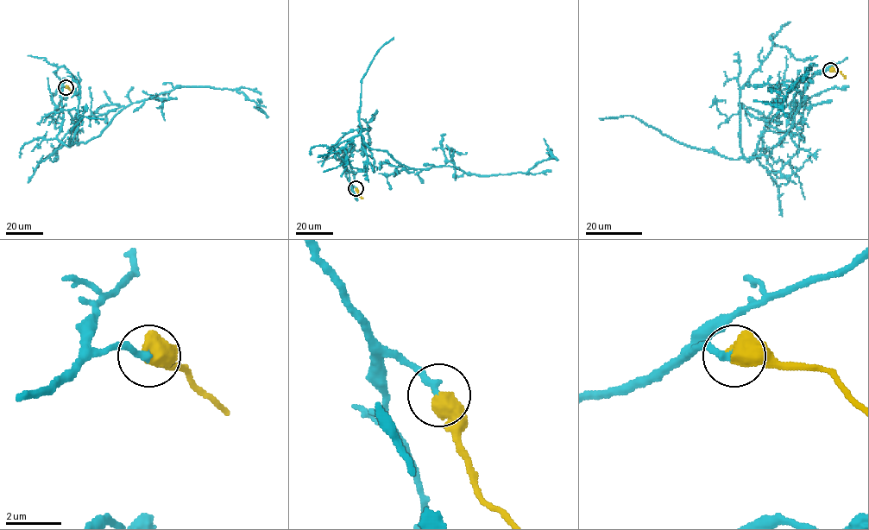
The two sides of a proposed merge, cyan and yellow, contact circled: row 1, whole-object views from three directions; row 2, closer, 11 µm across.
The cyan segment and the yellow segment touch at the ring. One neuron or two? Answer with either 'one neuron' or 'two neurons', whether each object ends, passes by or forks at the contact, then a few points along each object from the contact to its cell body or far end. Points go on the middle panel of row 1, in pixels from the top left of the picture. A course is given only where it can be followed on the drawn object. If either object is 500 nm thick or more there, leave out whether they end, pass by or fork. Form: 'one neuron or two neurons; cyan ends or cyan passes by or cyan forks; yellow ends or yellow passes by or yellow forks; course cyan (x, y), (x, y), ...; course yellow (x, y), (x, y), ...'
one neuron; course cyan (356, 188), (341, 157), (358, 135), (411, 168), (450, 166), (481, 175), (526, 173), (551, 156), (544, 138); course yellow (356, 188), (362, 198)

